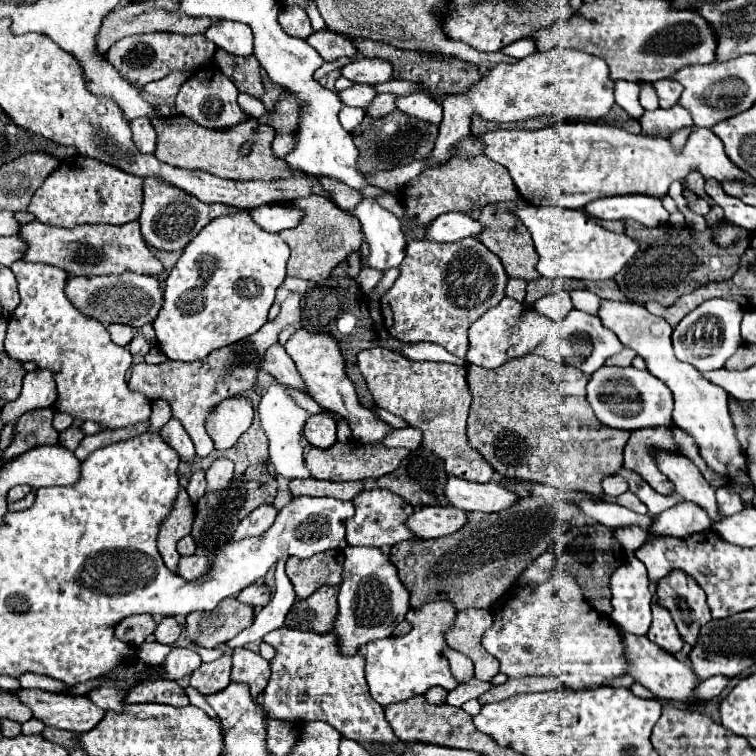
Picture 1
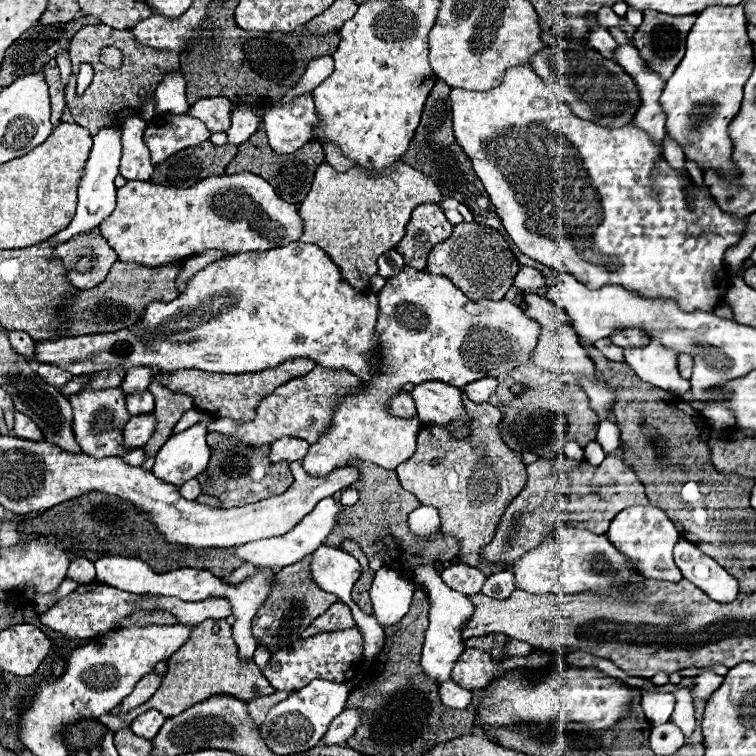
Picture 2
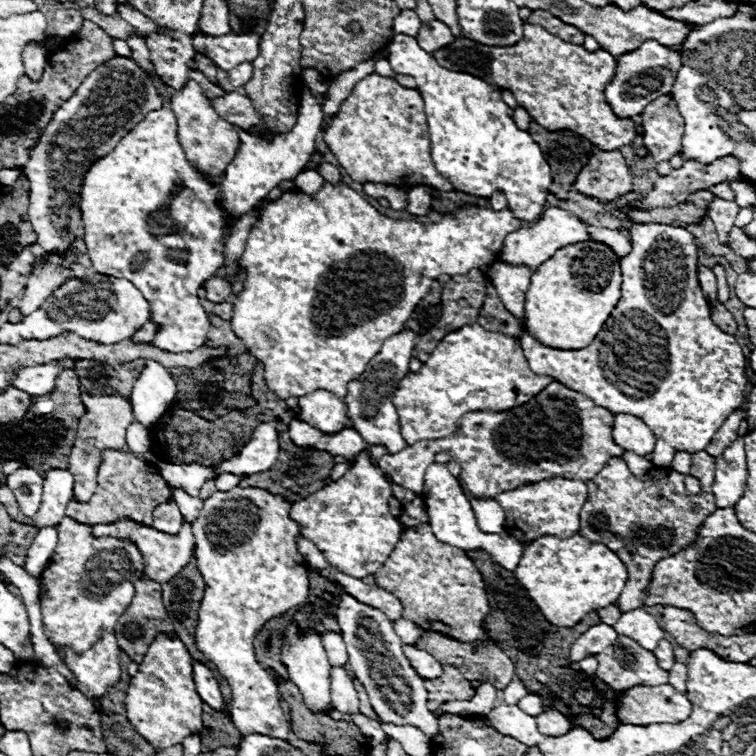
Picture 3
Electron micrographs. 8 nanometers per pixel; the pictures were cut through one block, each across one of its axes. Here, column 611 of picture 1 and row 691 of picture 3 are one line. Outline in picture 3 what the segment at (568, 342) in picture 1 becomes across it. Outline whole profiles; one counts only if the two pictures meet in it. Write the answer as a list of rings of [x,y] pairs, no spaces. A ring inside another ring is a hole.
[[[332,666],[330,668],[330,698],[332,706],[344,714],[356,714],[360,712],[360,700],[354,688],[354,676],[348,674],[344,666]]]

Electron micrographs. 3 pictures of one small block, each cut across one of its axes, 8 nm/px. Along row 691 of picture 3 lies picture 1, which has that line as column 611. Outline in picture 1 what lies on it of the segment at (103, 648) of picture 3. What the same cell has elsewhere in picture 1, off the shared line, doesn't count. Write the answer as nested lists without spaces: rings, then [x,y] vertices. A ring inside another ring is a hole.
[[[552,48],[546,52],[534,52],[514,64],[496,64],[476,84],[462,94],[446,96],[444,120],[436,138],[434,152],[428,156],[432,166],[444,164],[450,158],[452,146],[470,134],[472,114],[480,114],[492,122],[520,122],[534,116],[564,116],[602,120],[608,116],[614,104],[614,82],[608,80],[608,66],[602,58],[580,50]]]

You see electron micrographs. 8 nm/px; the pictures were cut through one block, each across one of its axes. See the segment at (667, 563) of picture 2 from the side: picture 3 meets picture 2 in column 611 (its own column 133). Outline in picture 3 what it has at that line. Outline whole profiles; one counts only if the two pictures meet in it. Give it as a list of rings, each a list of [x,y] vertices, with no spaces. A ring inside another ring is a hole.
[[[122,520],[116,522],[116,526],[94,526],[92,528],[92,536],[100,538],[100,536],[114,536],[114,538],[130,538],[138,550],[144,556],[144,576],[150,580],[156,580],[160,584],[170,582],[170,578],[174,578],[192,558],[192,550],[194,550],[194,538],[192,538],[192,530],[190,530],[190,522],[182,522],[182,528],[178,534],[166,534],[166,532],[158,532],[156,528],[148,528],[148,526],[138,526],[130,520]]]

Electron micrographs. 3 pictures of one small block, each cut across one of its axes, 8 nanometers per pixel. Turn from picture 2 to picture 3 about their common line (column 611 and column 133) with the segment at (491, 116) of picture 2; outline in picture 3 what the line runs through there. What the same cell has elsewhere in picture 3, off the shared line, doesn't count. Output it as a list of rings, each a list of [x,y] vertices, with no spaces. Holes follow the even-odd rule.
[[[304,86],[298,104],[298,122],[286,134],[274,134],[271,139],[263,139],[248,132],[240,132],[240,146],[234,160],[226,166],[224,178],[210,184],[204,174],[200,174],[188,160],[178,142],[176,116],[168,104],[160,110],[150,112],[138,126],[134,126],[118,146],[96,160],[84,174],[80,192],[80,210],[84,224],[84,244],[90,256],[92,268],[104,276],[126,278],[142,290],[144,298],[154,306],[152,322],[158,324],[158,334],[152,340],[154,346],[166,352],[190,352],[206,342],[206,332],[210,328],[208,316],[198,302],[198,292],[202,284],[224,266],[224,240],[228,228],[224,218],[240,218],[252,210],[260,200],[264,200],[278,182],[294,180],[314,154],[314,138],[322,130],[322,106],[326,96],[314,96]]]

